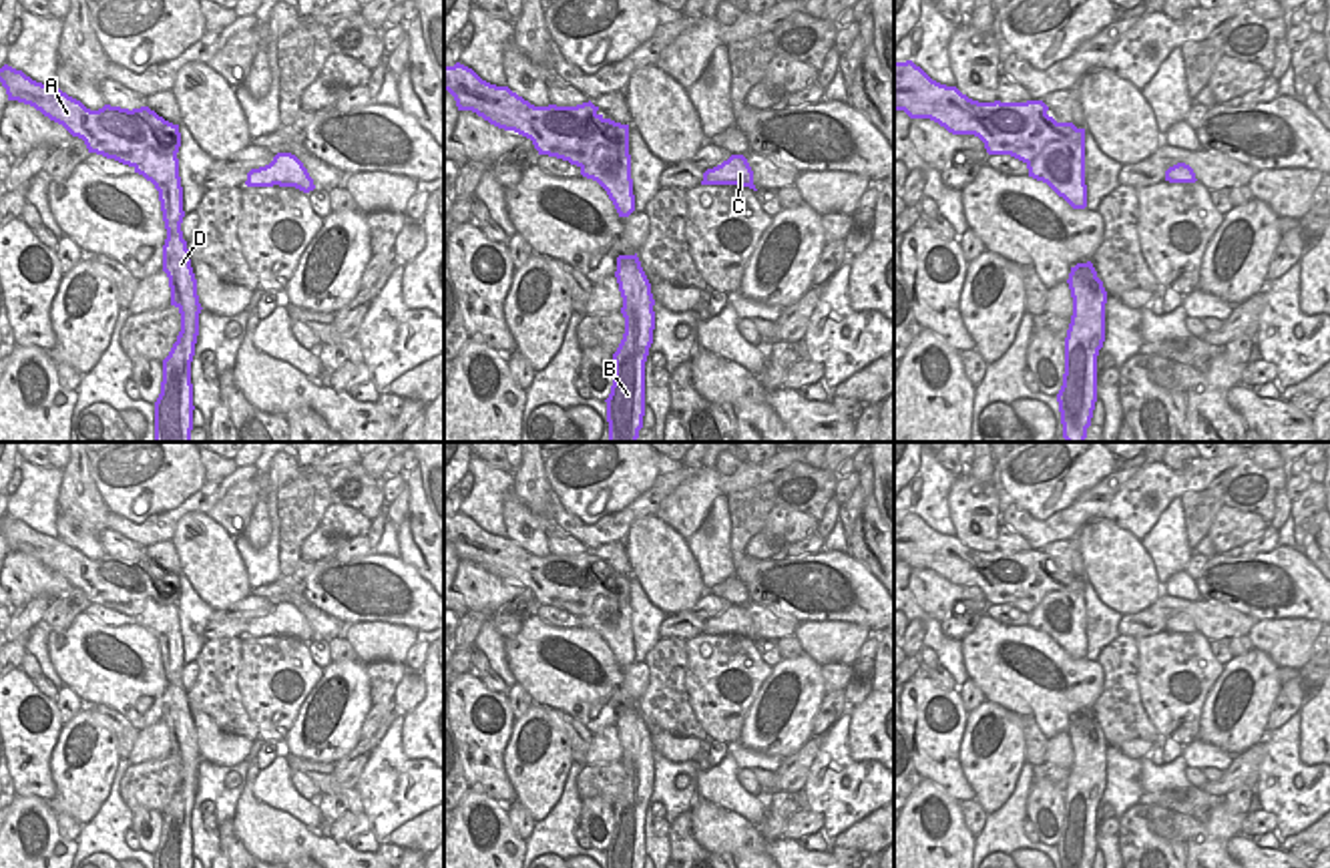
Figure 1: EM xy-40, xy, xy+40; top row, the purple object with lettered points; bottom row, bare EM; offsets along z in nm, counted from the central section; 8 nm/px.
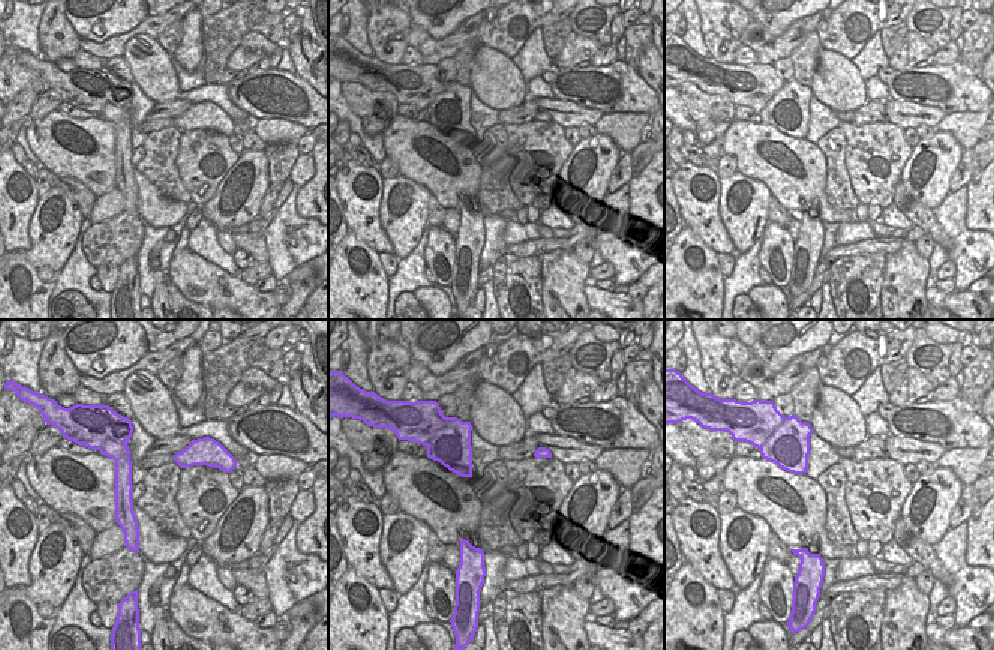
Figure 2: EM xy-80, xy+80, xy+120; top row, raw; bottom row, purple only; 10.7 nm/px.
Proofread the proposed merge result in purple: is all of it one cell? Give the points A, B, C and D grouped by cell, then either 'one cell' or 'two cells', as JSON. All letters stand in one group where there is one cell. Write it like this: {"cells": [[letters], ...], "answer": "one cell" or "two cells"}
{"cells": [["A", "C"], ["B", "D"]], "answer": "two cells"}

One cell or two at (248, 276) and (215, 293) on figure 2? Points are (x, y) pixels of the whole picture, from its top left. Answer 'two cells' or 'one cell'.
two cells

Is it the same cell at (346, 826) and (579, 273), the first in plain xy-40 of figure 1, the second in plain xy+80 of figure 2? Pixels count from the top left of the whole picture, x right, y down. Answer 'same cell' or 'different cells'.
different cells

